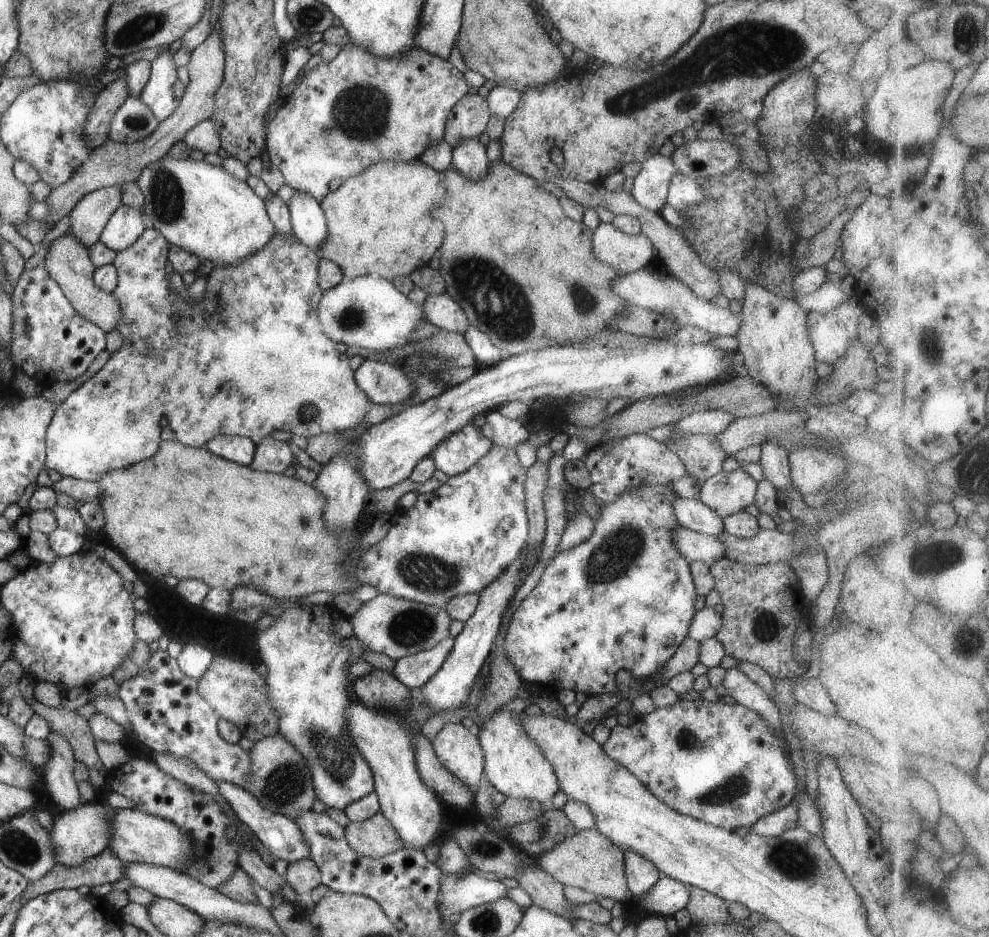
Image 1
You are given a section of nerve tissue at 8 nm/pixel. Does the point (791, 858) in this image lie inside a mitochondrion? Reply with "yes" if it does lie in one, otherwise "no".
yes

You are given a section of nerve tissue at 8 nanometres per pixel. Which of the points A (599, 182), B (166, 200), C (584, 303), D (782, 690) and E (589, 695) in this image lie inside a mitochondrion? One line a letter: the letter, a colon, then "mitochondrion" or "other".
A: other
B: mitochondrion
C: mitochondrion
D: other
E: other

